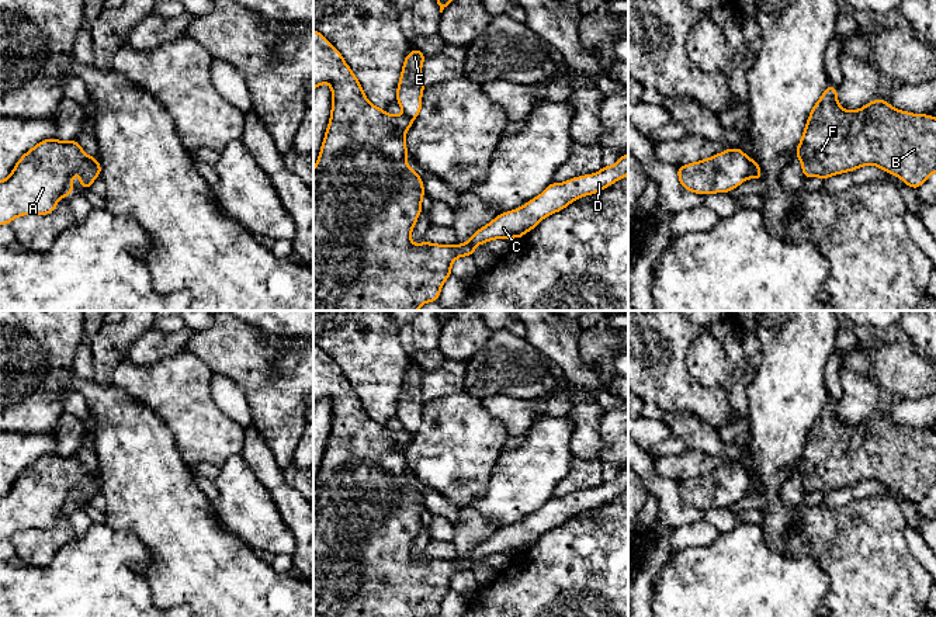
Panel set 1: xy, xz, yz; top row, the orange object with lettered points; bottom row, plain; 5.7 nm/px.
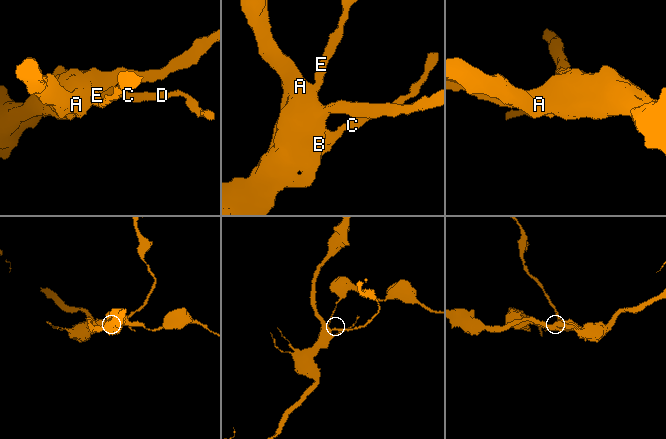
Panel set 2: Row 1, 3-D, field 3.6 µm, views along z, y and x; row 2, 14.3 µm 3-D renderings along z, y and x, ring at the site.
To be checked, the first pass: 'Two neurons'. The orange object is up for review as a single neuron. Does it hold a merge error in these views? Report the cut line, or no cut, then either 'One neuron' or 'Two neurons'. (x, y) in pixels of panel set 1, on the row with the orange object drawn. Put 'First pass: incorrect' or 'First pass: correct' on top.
First pass: correct
Split along yz (752, 160), (748, 176). Two neurons

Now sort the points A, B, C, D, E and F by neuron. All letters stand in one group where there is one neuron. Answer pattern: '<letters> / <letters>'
A B C D F / E

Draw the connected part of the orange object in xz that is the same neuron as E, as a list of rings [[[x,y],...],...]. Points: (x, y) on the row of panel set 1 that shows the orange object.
[[[417,48],[408,53],[398,83],[396,101],[402,107],[403,114],[412,119],[422,110],[422,94],[424,90],[422,63],[424,60],[424,55]]]

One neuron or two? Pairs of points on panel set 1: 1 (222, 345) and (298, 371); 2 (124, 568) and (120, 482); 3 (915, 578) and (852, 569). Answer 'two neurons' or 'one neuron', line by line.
1: one neuron
2: two neurons
3: one neuron

